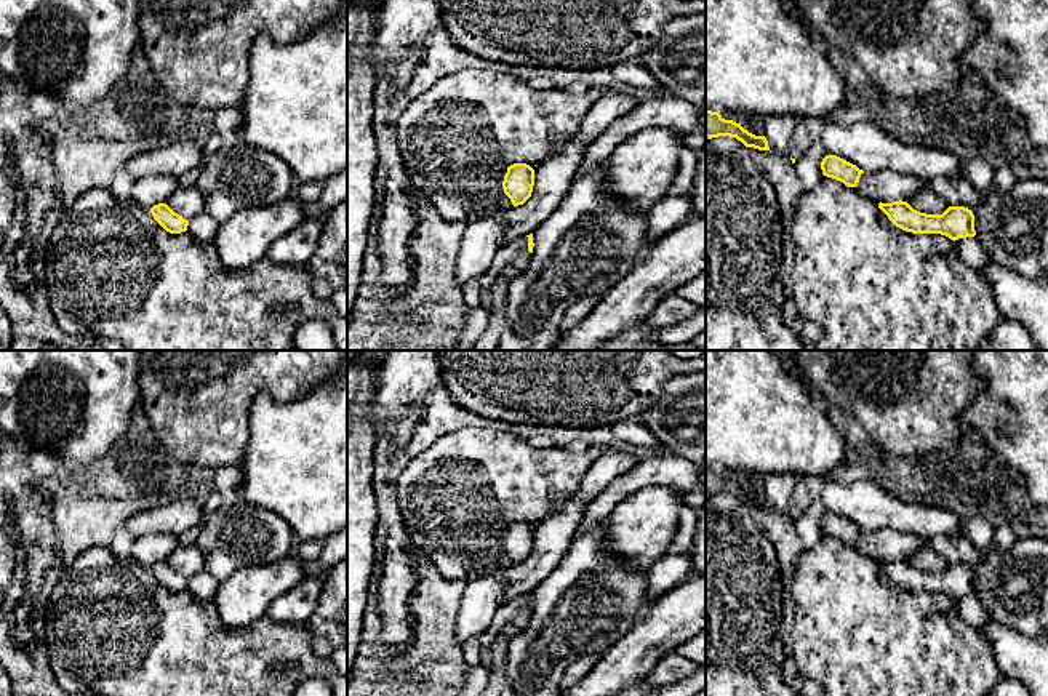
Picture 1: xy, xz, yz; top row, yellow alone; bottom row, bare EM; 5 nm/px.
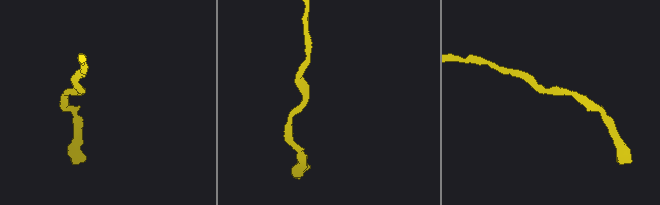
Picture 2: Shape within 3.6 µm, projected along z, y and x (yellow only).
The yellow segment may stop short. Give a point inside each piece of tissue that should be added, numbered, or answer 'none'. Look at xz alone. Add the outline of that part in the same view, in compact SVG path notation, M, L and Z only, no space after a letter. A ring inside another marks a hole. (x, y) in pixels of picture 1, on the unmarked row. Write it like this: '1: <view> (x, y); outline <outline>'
none

